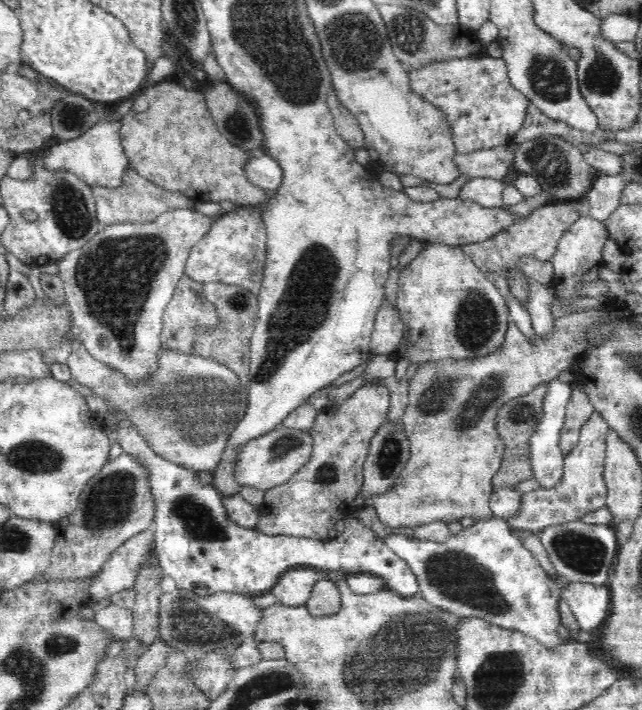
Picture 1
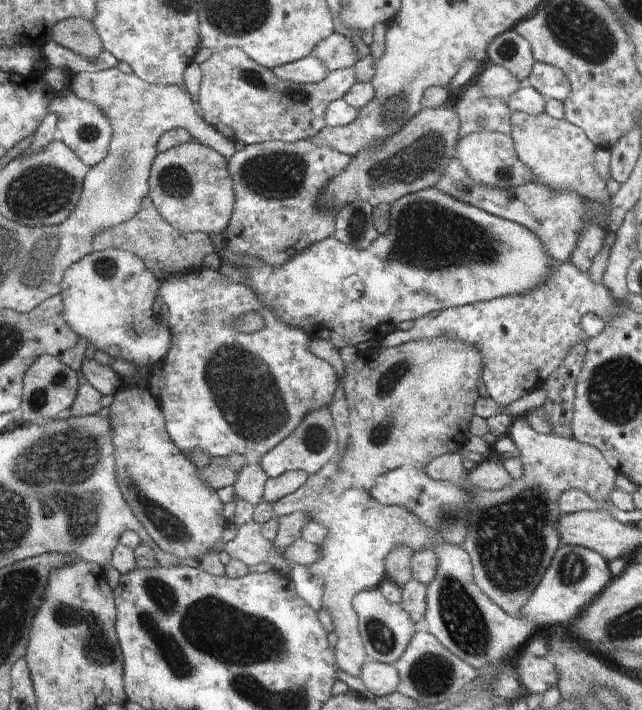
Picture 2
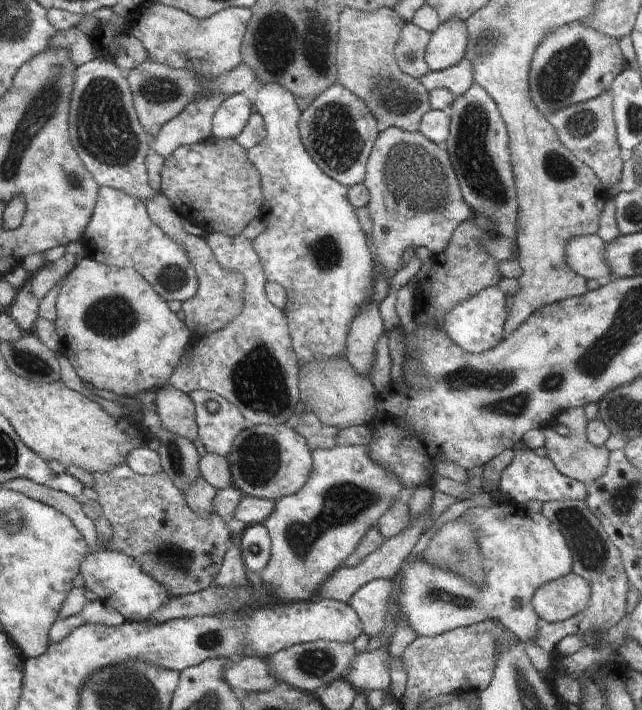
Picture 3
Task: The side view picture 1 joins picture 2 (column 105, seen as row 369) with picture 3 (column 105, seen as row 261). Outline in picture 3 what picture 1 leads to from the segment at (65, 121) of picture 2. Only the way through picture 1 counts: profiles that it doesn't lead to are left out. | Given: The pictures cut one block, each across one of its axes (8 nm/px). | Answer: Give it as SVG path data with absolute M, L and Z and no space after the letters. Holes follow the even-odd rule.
M100 56L92 59L76 69L69 106L68 126L70 142L74 146L76 154L99 187L124 190L128 196L132 196L142 203L146 202L148 198L156 196L156 191L152 190L149 185L145 166L145 158L150 152L149 135L138 120L128 80L122 75L120 69L106 57Z

